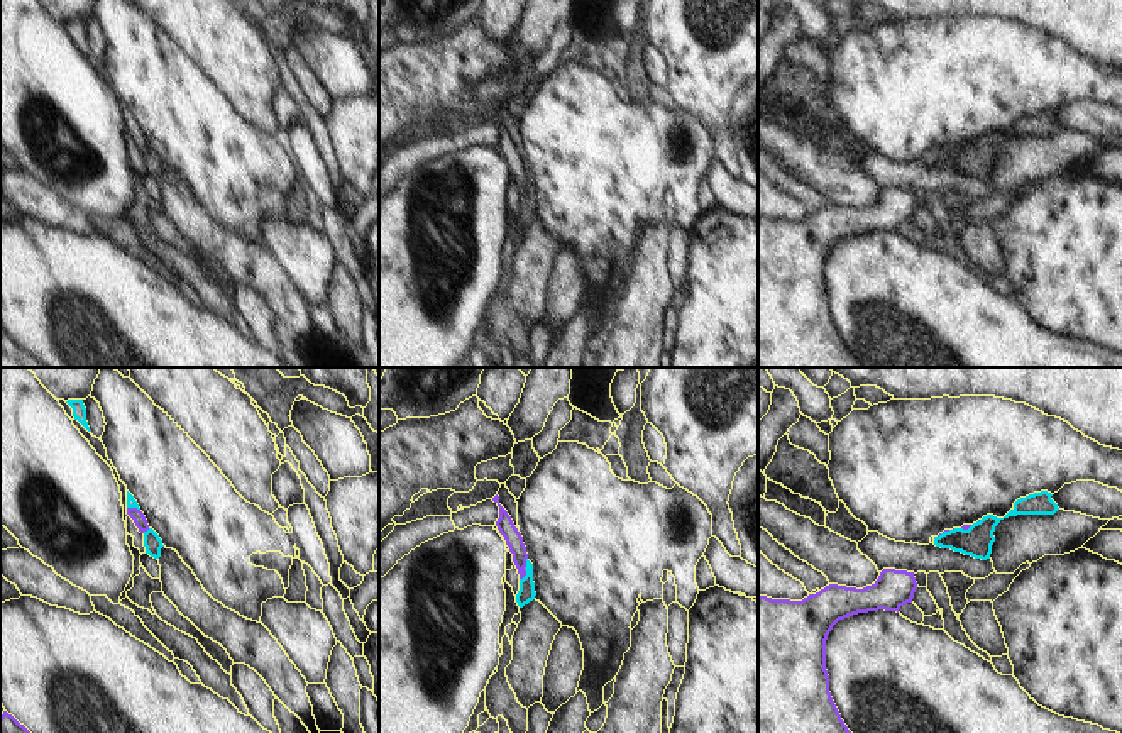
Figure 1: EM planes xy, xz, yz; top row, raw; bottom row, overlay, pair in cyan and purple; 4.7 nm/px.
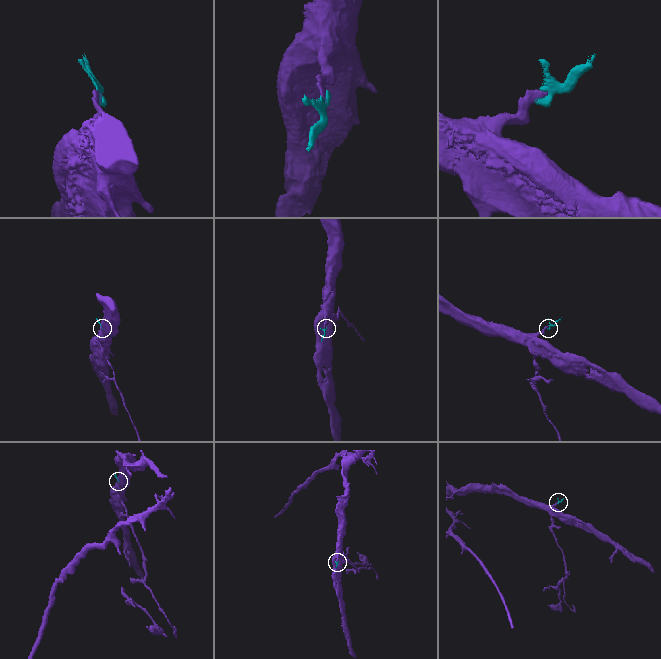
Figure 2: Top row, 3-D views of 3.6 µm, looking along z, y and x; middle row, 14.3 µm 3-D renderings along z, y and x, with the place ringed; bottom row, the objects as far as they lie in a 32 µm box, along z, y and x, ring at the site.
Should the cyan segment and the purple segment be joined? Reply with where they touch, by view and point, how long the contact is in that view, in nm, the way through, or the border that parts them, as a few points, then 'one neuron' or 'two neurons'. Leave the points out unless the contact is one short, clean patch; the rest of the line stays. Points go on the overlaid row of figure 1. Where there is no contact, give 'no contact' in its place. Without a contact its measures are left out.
meets cyan in xz at (525, 569); contact 120 nm long; runs through xz (527, 593), (525, 569), (513, 539); one neuron

